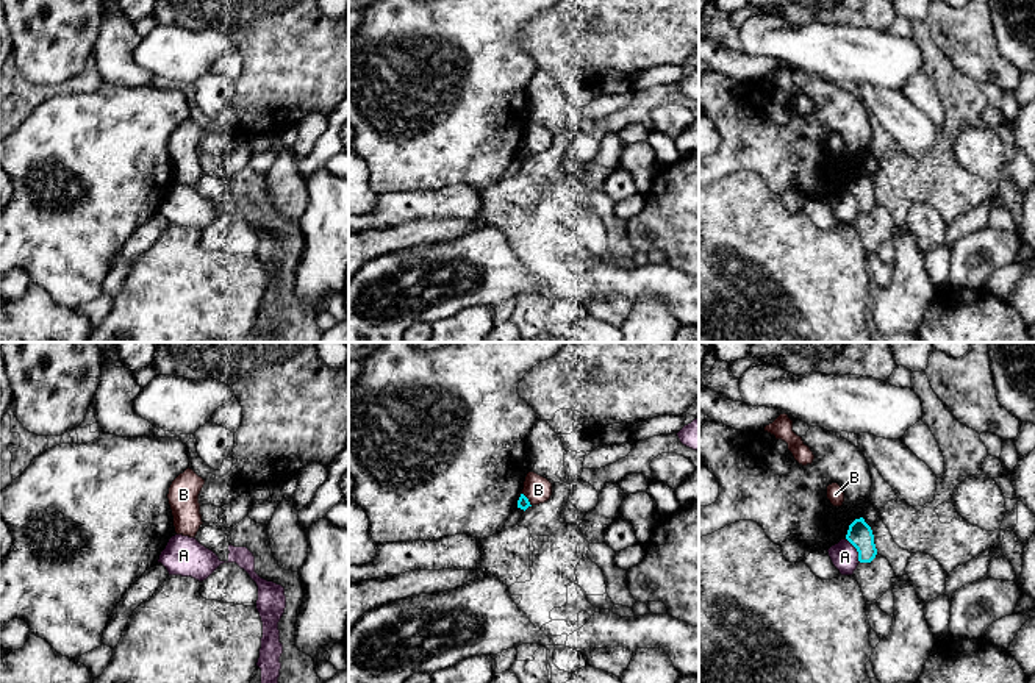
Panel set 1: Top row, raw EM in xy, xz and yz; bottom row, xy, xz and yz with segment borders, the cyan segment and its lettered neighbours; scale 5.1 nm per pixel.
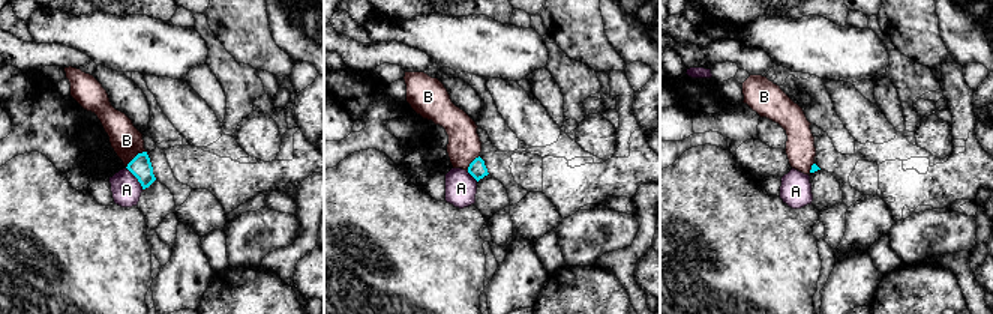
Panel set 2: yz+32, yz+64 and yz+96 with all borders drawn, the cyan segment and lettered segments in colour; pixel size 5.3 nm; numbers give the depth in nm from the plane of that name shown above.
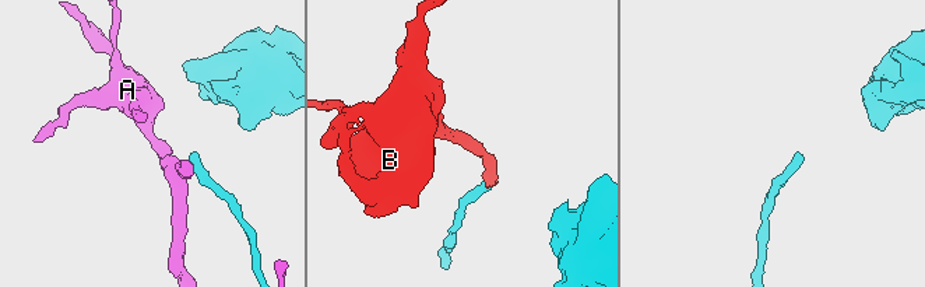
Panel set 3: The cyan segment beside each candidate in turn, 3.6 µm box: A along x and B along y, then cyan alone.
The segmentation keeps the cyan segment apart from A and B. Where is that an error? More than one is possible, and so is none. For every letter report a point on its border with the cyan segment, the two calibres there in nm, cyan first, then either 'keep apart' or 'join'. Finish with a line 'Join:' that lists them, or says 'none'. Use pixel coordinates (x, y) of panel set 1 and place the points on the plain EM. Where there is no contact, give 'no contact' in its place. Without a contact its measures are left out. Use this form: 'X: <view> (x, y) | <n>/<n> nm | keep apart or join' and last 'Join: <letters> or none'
A: yz (857, 200) | 130/140 nm | keep apart
B: xz (527, 149) | 60/140 nm | keep apart
Join: none

